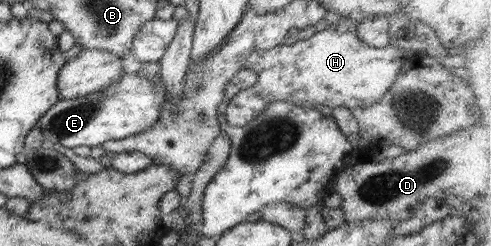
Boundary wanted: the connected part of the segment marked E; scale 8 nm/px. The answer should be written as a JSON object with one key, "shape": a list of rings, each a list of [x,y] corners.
{"shape":[[[121,72],[121,79],[108,86],[73,99],[60,99],[40,118],[42,135],[49,146],[59,144],[74,149],[76,146],[90,146],[129,138],[150,130],[161,117],[161,110],[167,95],[162,83],[151,81],[138,72]]]}

